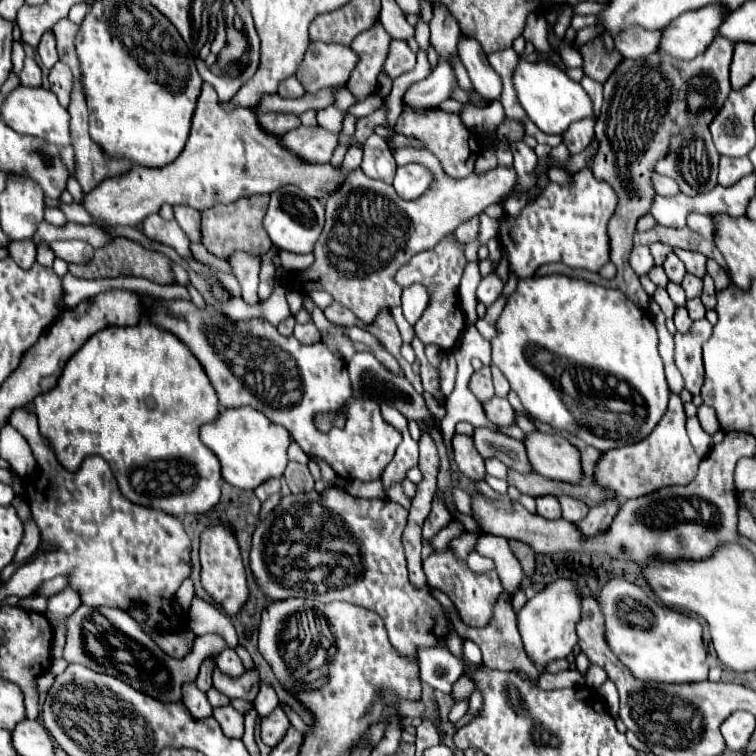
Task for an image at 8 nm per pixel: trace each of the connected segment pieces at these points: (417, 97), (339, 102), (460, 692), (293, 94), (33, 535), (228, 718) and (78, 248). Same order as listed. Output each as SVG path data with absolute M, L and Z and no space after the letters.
M441 61L427 79L411 85L405 91L403 103L413 105L413 107L435 107L441 101L449 99L455 87L457 87L457 77L453 73L453 67Z
M342 86L335 89L335 107L347 111L355 103L357 103L357 99L354 98L346 87Z
M459 677L455 683L453 683L453 689L451 689L451 699L455 701L455 703L459 703L459 701L463 701L463 699L469 699L471 697L471 693L473 693L473 683L471 683L471 679L469 677Z
M289 77L279 85L279 95L285 99L297 99L301 95L305 95L303 85L297 81L297 77Z
M27 519L23 525L25 525L25 537L23 537L23 541L21 541L19 549L17 549L15 563L19 563L19 561L23 561L25 557L33 555L33 553L35 553L35 549L39 547L39 543L41 543L39 527L35 525L35 521L33 521L33 519Z
M231 705L229 707L217 707L213 711L213 717L219 721L225 735L235 737L235 739L243 737L243 715L239 711L235 711Z
M79 239L53 241L49 247L53 247L55 257L67 263L85 263L93 257L93 247L87 241L79 241Z

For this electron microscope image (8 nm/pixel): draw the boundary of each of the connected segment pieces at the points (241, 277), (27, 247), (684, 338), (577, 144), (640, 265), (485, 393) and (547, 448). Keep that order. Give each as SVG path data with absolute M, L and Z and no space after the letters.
M233 253L229 259L231 269L241 283L241 299L247 305L257 303L257 285L259 285L259 267L261 267L261 257L249 255L249 253Z
M11 241L9 243L9 255L15 259L19 267L31 267L35 263L35 245L33 241Z
M699 319L691 325L689 333L675 333L675 365L685 379L685 389L699 395L703 387L703 359L701 345L711 337L711 323Z
M581 119L573 123L565 133L563 133L563 143L571 153L581 153L593 139L595 135L595 121L593 119Z
M633 247L629 255L629 265L633 267L637 275L647 275L649 269L653 267L653 257L651 257L649 247Z
M481 367L479 371L473 373L471 381L469 381L469 389L471 393L479 399L479 401L487 401L495 395L493 391L493 381L491 381L491 369L489 367Z
M535 429L531 433L525 433L523 445L535 473L553 481L581 481L583 475L579 451L567 439Z

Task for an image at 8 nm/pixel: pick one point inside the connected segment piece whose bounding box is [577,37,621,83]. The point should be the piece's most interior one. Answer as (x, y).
(598, 62)

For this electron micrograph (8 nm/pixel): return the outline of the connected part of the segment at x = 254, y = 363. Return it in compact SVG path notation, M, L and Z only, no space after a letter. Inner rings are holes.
M153 301L151 303L151 323L171 331L177 335L199 359L203 365L217 397L223 407L243 407L249 405L267 419L271 419L277 425L283 425L289 435L299 443L299 447L311 457L311 459L323 459L327 465L333 467L333 471L345 479L359 479L359 481L375 481L381 477L385 467L391 463L397 445L401 443L401 431L397 431L393 425L389 425L379 411L379 405L373 401L359 401L353 399L353 387L349 383L345 361L341 365L341 359L323 343L303 345L295 337L283 337L279 331L265 319L249 319L249 321L227 321L223 315L219 315L213 307L207 305L205 311L199 311L191 301ZM329 411L329 413L345 413L347 423L343 429L333 427L329 433L321 433L313 425L313 415Z

